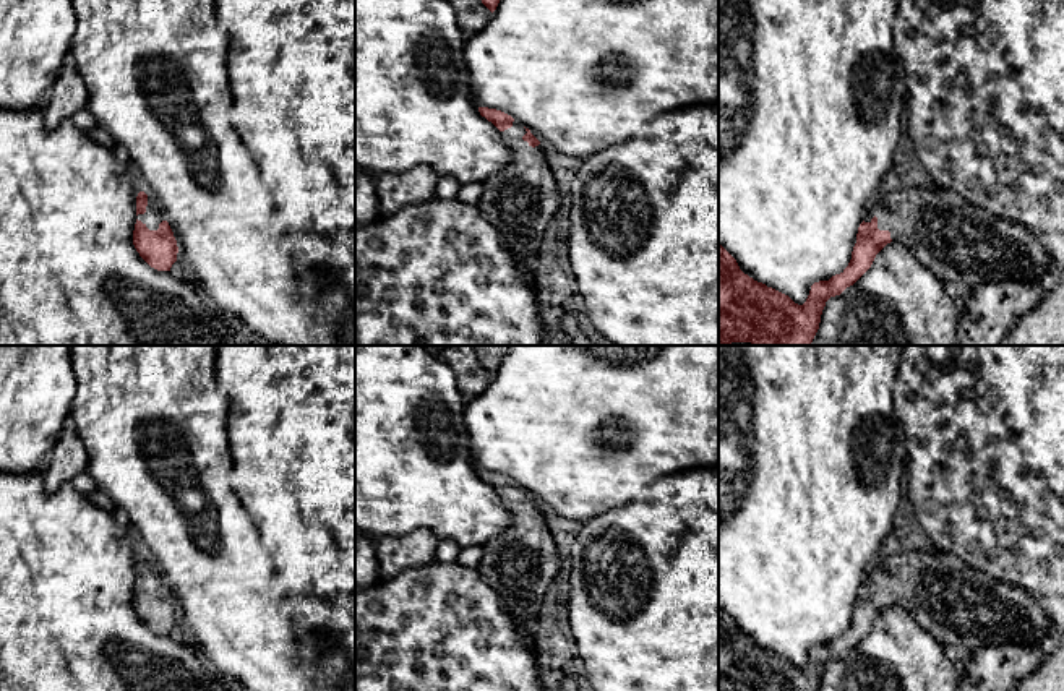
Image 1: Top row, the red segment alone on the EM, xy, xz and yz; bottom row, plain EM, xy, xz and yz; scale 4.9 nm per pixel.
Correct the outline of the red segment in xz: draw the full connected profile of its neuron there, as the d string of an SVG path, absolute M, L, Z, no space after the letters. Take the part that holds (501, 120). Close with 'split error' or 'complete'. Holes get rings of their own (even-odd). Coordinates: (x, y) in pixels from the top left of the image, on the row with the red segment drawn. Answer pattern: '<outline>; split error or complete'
M478 107L478 112L501 131L513 159L482 182L477 208L498 229L521 273L534 274L543 234L563 195L529 128L496 109Z; split error

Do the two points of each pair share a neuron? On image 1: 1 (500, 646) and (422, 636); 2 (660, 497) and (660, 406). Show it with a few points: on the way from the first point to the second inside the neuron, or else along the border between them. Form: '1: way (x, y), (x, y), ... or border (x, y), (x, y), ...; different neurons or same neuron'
1: way (480, 644), (441, 644); same neuron
2: border (698, 467), (664, 474), (631, 500); different neurons

